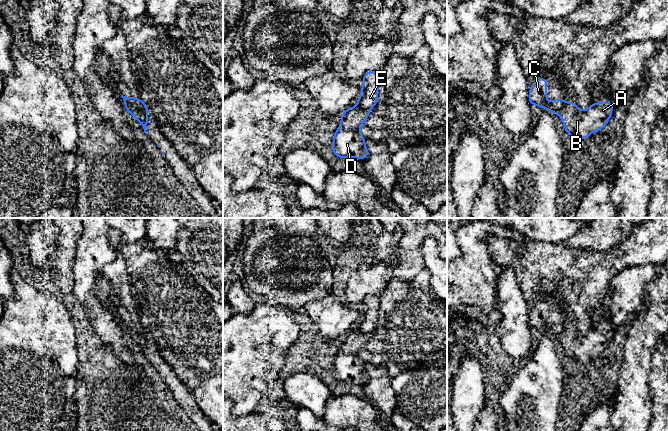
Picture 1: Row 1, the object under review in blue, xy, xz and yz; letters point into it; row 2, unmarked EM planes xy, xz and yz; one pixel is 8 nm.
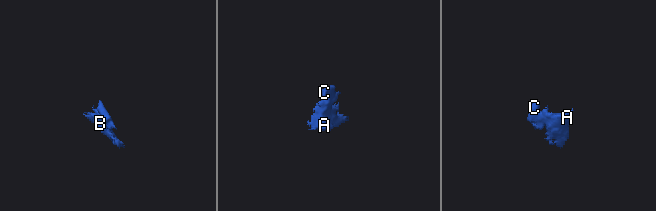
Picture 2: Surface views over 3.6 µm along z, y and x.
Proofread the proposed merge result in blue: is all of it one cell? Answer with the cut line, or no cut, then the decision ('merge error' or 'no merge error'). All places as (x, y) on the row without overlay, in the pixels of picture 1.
cut xy (126, 327), (135, 331), (144, 339); merge error

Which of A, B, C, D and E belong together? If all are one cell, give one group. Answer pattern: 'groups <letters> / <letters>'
groups A B D / C E

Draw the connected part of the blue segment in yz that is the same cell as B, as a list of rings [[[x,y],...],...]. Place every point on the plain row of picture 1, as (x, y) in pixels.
[[[612,325],[590,328],[586,335],[581,335],[575,326],[564,326],[559,340],[565,356],[573,363],[586,363],[593,355],[600,355],[612,340]]]

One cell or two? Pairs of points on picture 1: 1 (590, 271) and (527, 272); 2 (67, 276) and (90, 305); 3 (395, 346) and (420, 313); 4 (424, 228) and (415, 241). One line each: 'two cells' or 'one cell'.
1: one cell
2: two cells
3: one cell
4: one cell

